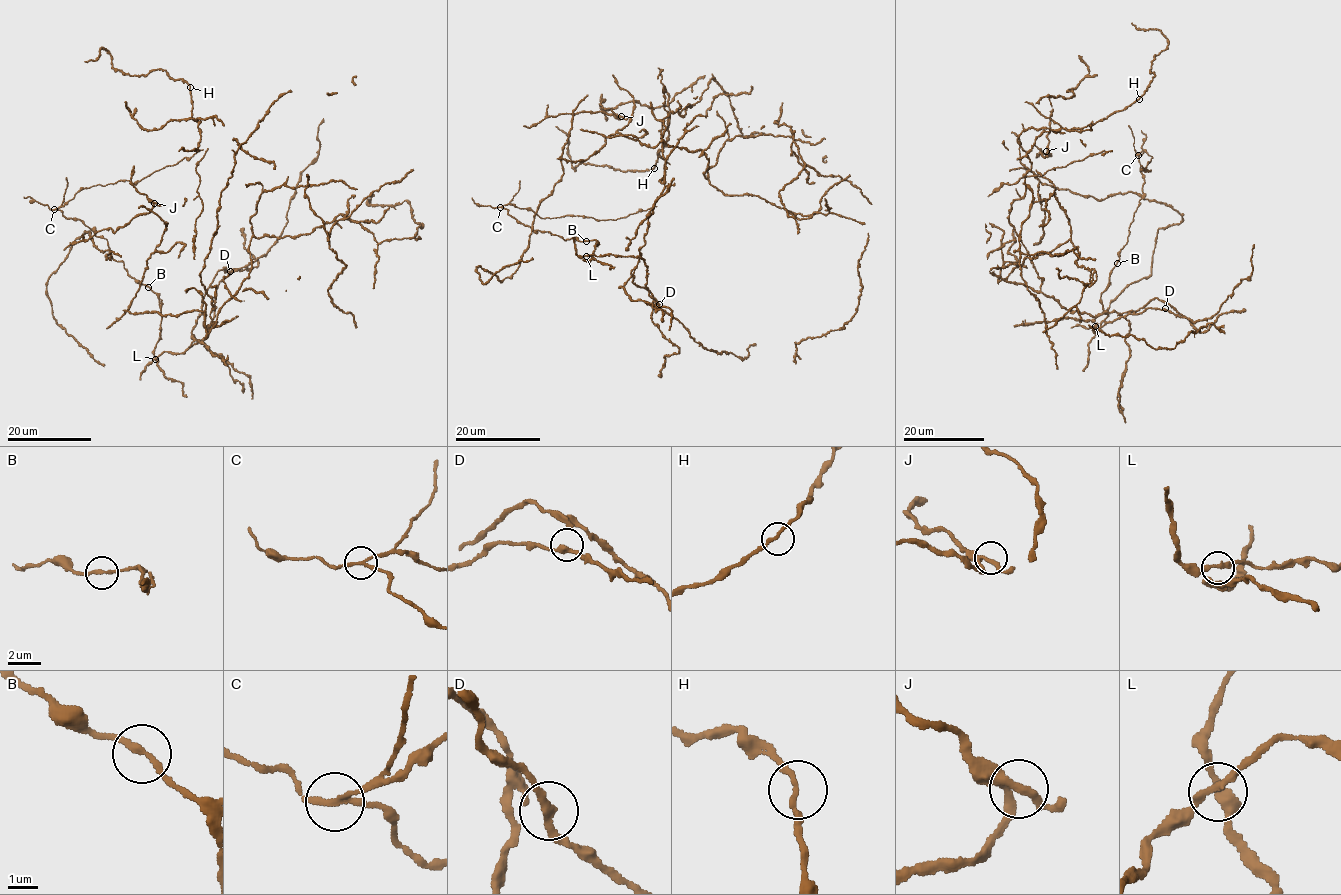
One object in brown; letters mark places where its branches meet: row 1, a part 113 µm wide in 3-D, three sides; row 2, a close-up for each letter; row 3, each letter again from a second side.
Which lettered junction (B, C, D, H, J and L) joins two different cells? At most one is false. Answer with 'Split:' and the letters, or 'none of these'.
Split: C

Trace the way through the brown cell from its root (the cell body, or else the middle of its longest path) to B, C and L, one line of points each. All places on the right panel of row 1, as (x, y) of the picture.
B: (1165, 308), (1127, 313), (1093, 331), (1107, 316), (1101, 293), (1117, 263)
C: (1165, 308), (1127, 313), (1093, 331), (1107, 316), (1101, 293), (1127, 241), (1143, 195), (1144, 177), (1138, 155)
L: (1165, 308), (1147, 308), (1139, 313), (1127, 313), (1093, 331), (1095, 326)

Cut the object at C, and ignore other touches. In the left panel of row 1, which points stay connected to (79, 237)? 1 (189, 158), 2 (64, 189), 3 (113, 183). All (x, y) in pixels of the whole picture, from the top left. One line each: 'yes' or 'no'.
1: no
2: no
3: no

